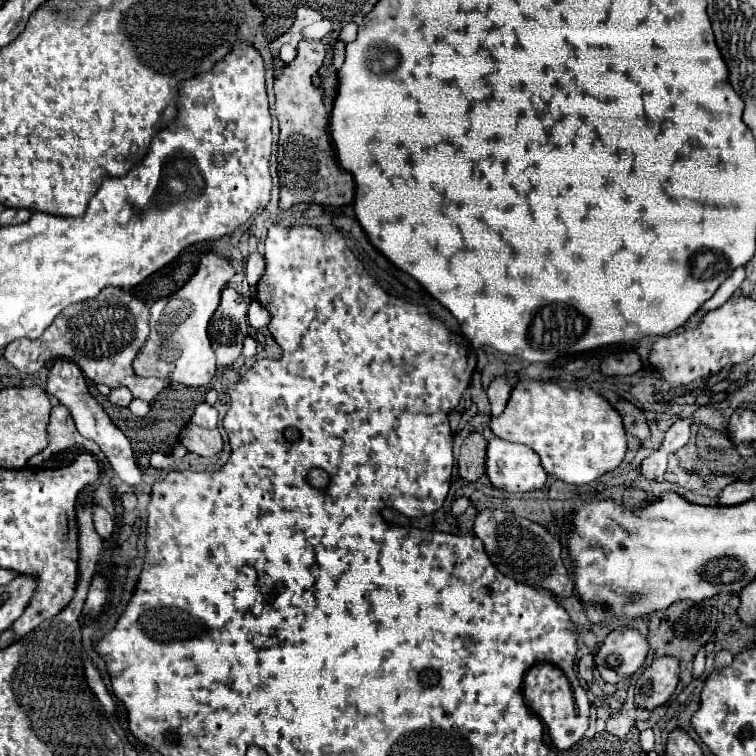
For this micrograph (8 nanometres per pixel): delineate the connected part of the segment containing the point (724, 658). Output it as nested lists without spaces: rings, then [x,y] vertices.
[[[720,649],[720,651],[716,651],[716,655],[714,655],[714,671],[718,671],[718,669],[730,665],[732,659],[734,659],[734,655],[732,655],[728,649]]]

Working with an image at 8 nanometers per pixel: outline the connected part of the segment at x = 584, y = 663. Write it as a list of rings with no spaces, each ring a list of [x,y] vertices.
[[[584,655],[584,657],[580,657],[580,661],[578,661],[578,675],[580,675],[586,683],[592,683],[592,681],[594,681],[592,671],[594,671],[592,655]]]

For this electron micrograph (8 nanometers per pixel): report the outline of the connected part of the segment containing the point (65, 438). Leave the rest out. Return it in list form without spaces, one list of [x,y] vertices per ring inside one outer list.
[[[58,405],[58,407],[52,407],[52,413],[50,413],[50,423],[48,423],[48,447],[38,453],[36,457],[30,459],[30,465],[38,465],[42,463],[44,459],[48,459],[52,453],[56,451],[64,451],[68,447],[84,447],[88,449],[96,459],[98,457],[104,457],[102,451],[98,449],[98,445],[94,445],[92,441],[86,441],[80,433],[76,433],[76,427],[74,427],[74,421],[70,417],[70,413]]]

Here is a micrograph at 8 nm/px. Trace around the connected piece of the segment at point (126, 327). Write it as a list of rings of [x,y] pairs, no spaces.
[[[106,287],[100,291],[98,297],[70,305],[70,309],[62,311],[62,317],[54,321],[40,339],[18,339],[12,341],[4,349],[4,359],[24,373],[36,373],[44,367],[46,359],[54,357],[66,357],[74,361],[86,379],[90,379],[96,385],[108,385],[110,389],[116,387],[128,387],[134,397],[140,397],[144,401],[152,401],[164,387],[168,387],[168,381],[160,381],[154,377],[138,377],[132,369],[132,361],[138,355],[138,349],[144,345],[148,335],[148,307],[134,295],[118,289],[118,287]]]

